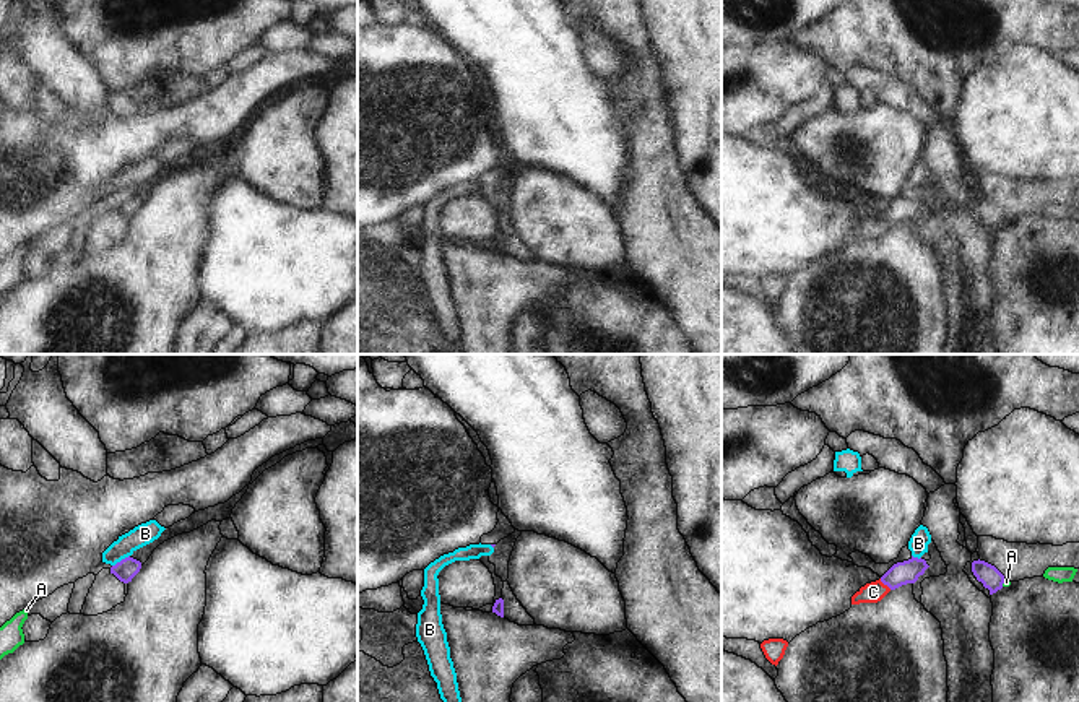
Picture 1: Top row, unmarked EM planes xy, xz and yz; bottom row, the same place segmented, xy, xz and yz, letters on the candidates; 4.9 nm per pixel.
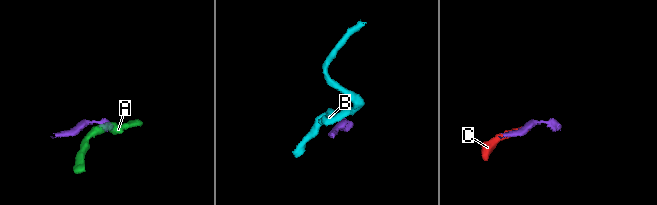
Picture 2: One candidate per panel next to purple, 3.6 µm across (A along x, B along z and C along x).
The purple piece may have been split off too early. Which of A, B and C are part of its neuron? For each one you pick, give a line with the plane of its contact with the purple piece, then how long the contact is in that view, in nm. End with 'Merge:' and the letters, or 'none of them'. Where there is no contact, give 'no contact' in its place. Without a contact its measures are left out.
A: contact in yz; length 40 nm
Merge: A

